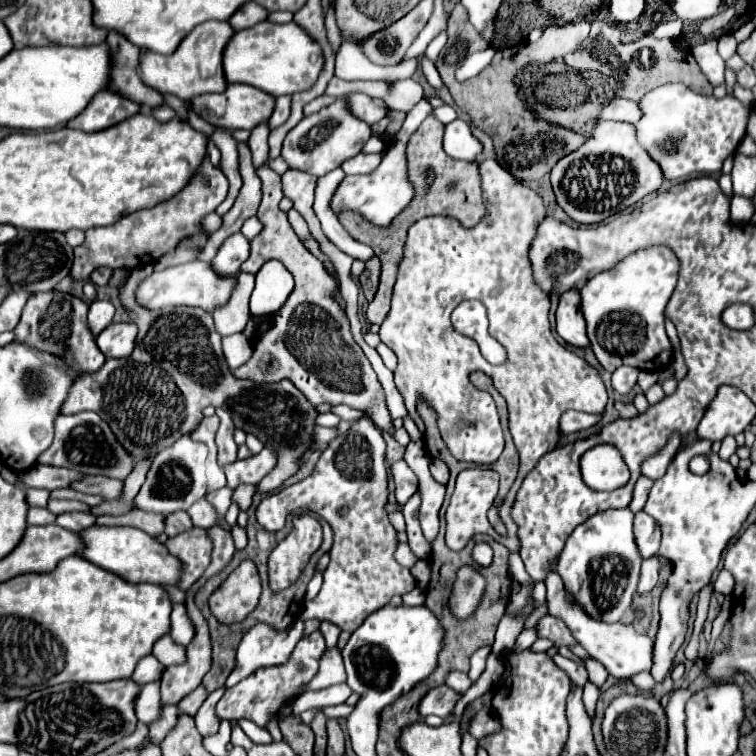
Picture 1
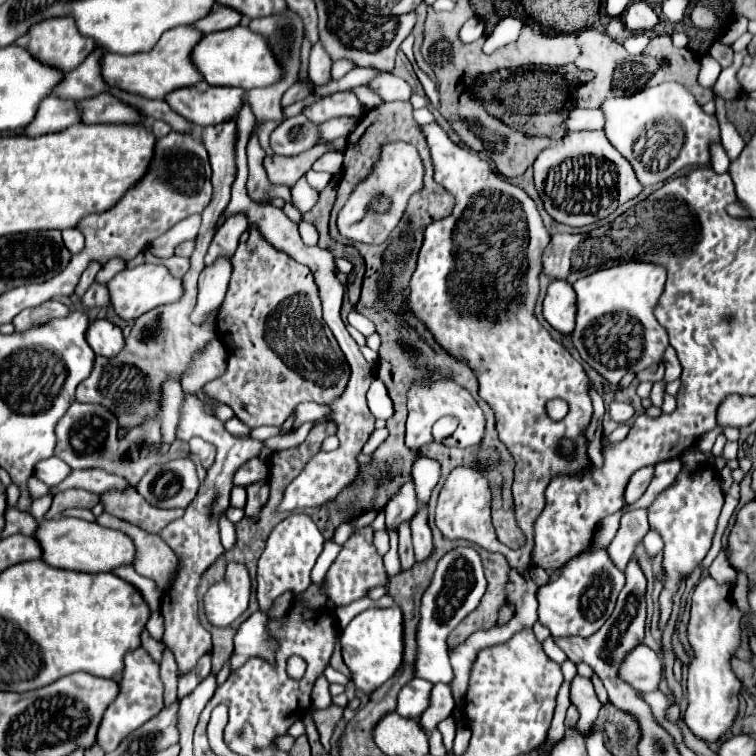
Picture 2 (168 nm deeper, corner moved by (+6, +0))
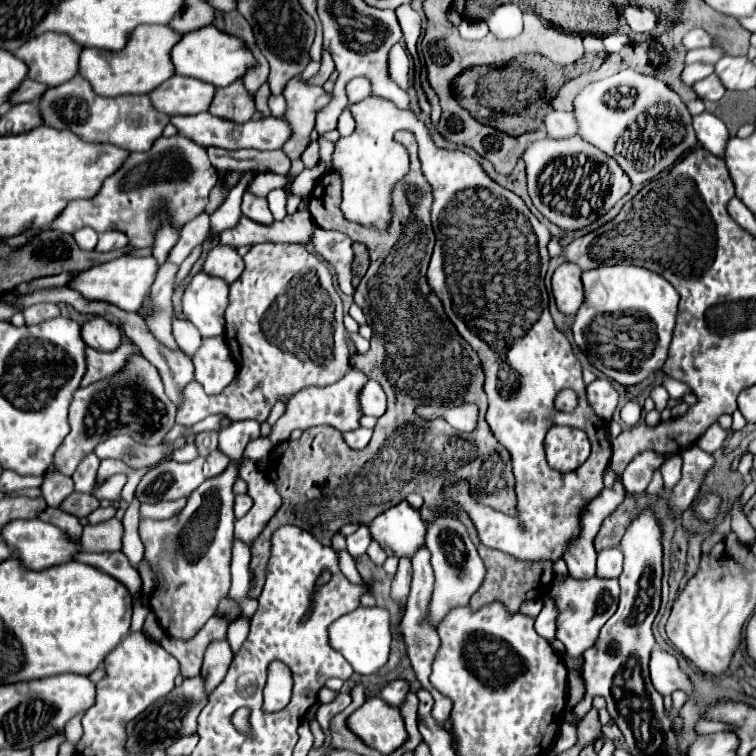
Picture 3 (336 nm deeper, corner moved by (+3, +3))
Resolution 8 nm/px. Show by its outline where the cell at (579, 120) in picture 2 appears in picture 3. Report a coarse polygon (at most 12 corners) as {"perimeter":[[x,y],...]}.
{"perimeter":[[550,112],[544,128],[550,138],[576,134],[576,122],[564,112]]}

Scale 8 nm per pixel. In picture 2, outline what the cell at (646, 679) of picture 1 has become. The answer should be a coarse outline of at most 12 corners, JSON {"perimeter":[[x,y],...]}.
{"perimeter":[[661,691],[643,693],[653,715],[665,731],[675,739],[679,753],[687,755],[681,729],[667,719],[673,705]]}

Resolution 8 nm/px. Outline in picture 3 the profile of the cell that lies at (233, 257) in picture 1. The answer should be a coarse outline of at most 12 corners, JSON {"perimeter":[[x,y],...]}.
{"perimeter":[[198,272],[182,310],[202,338],[224,334],[228,284]]}

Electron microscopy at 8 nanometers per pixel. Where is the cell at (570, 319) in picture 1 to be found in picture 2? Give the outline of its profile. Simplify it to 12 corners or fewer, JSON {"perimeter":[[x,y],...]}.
{"perimeter":[[551,281],[543,317],[559,333],[575,329],[575,291]]}

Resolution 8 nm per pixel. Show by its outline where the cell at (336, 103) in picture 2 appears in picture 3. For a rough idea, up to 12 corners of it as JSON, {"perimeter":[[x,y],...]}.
{"perimeter":[[292,78],[284,88],[294,134],[282,150],[300,158],[316,112],[332,100],[320,86]]}

